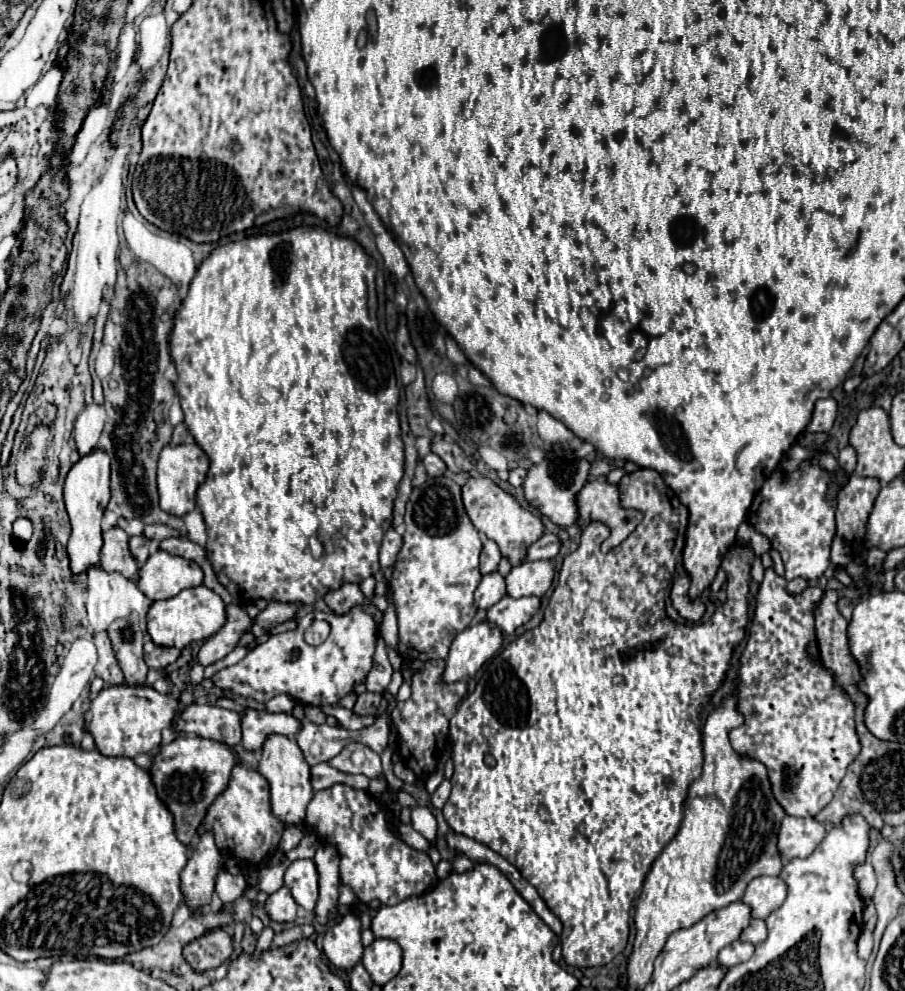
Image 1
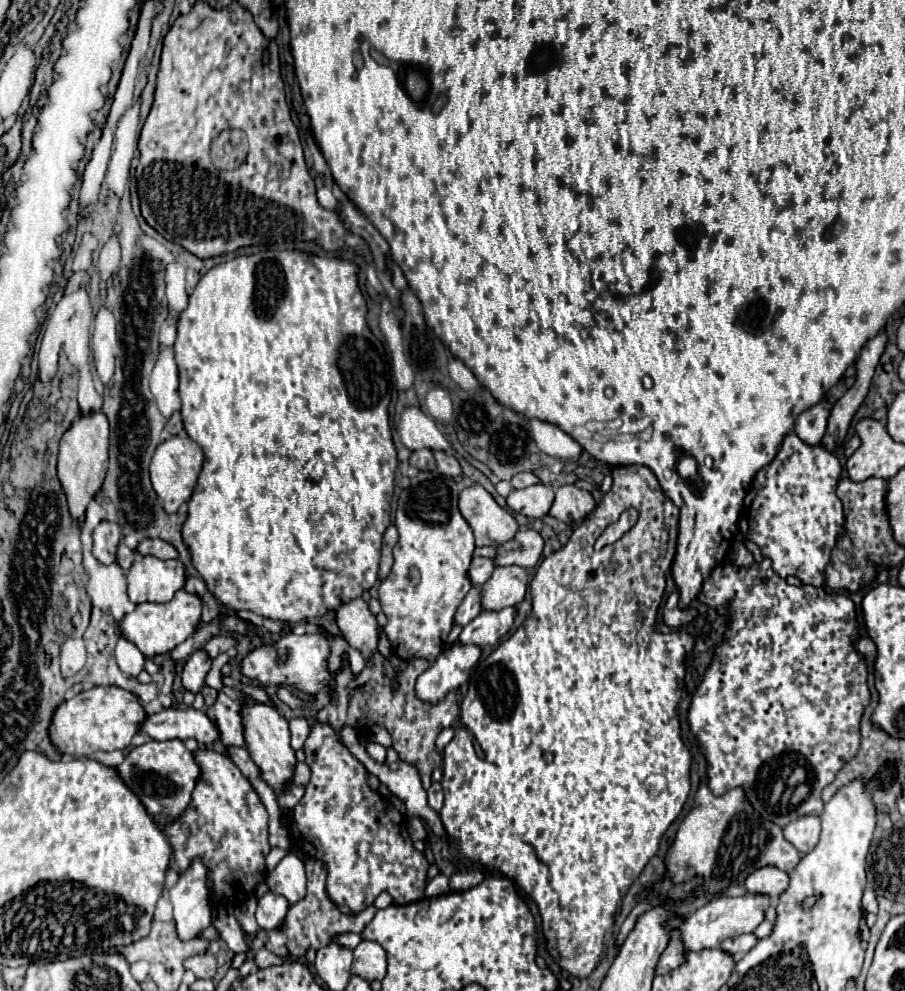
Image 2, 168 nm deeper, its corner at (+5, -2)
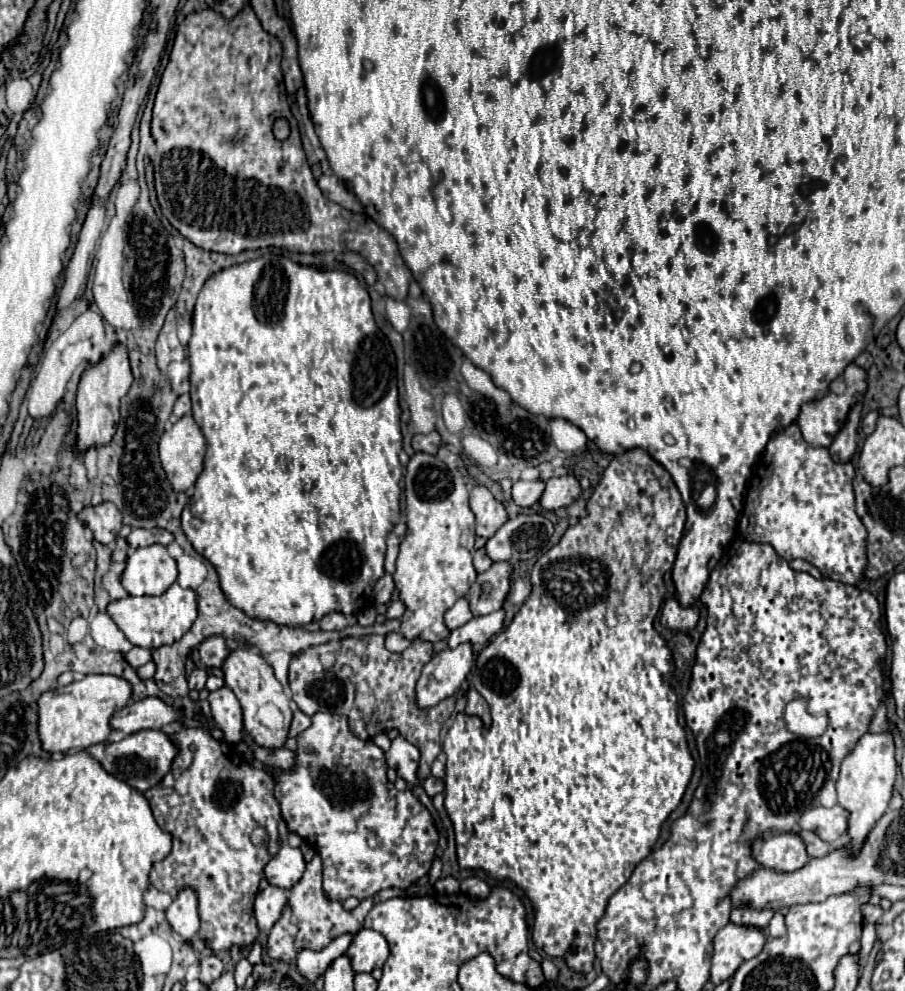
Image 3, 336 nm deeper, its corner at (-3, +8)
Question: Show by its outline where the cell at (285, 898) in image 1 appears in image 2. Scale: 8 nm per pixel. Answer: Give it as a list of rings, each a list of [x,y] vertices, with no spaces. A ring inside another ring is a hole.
[[[267,891],[259,899],[259,905],[257,905],[257,911],[255,911],[255,919],[257,919],[259,929],[265,929],[265,931],[277,929],[283,923],[287,909],[289,909],[289,903],[287,903],[285,897],[273,895],[271,891]]]

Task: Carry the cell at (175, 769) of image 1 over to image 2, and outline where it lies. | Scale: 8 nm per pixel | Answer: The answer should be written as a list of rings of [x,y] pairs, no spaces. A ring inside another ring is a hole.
[[[173,739],[173,741],[149,741],[139,747],[133,747],[123,763],[115,767],[117,775],[121,781],[139,797],[139,801],[145,805],[147,813],[159,823],[165,825],[173,821],[185,807],[189,805],[191,791],[195,787],[197,775],[201,775],[193,753],[189,753],[183,745],[183,741]]]

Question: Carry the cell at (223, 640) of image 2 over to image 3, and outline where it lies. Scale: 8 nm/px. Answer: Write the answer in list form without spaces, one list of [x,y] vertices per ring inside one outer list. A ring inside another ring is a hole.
[[[213,635],[213,637],[205,639],[199,645],[199,657],[201,657],[201,663],[203,665],[221,669],[221,665],[225,663],[225,657],[229,657],[229,647],[227,647],[225,637]]]

